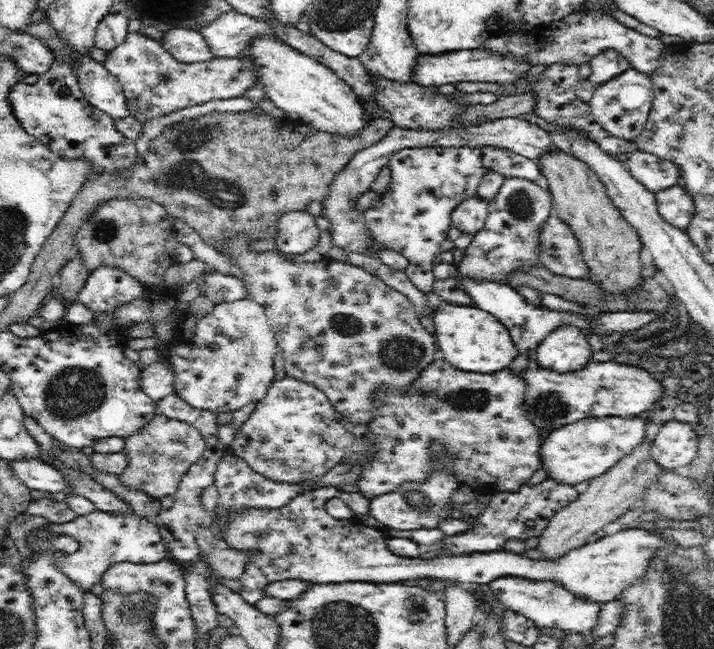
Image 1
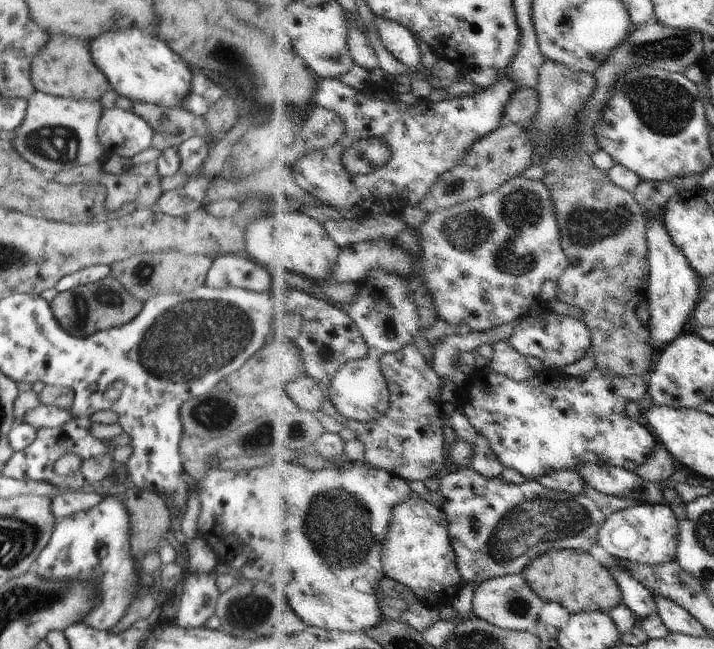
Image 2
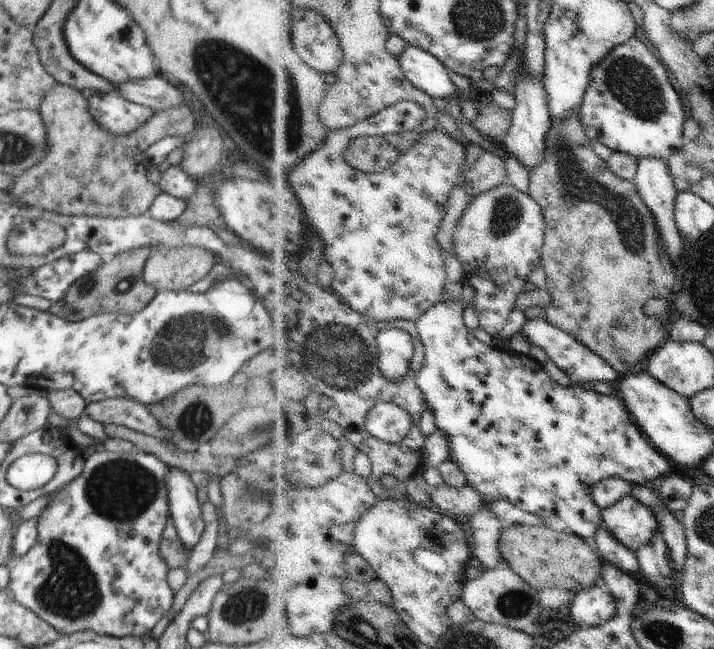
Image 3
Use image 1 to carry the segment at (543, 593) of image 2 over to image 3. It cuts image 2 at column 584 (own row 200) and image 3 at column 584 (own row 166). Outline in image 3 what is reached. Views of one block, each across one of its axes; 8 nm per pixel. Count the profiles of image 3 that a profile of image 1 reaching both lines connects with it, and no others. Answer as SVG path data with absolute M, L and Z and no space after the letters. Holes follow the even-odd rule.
M506 525L502 530L500 550L509 566L540 592L546 588L582 592L603 583L604 561L582 536L574 532L558 532L545 525Z

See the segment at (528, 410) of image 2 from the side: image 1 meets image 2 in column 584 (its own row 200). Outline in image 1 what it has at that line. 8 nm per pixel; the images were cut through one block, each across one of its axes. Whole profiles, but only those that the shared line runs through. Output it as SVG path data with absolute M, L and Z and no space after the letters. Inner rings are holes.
M492 145L403 149L393 154L387 167L391 176L386 192L366 210L365 221L381 246L396 250L407 258L404 272L412 284L424 293L433 290L436 281L434 258L440 244L448 238L450 216L458 204L476 197L478 185L488 175L530 181L541 175L536 160Z

